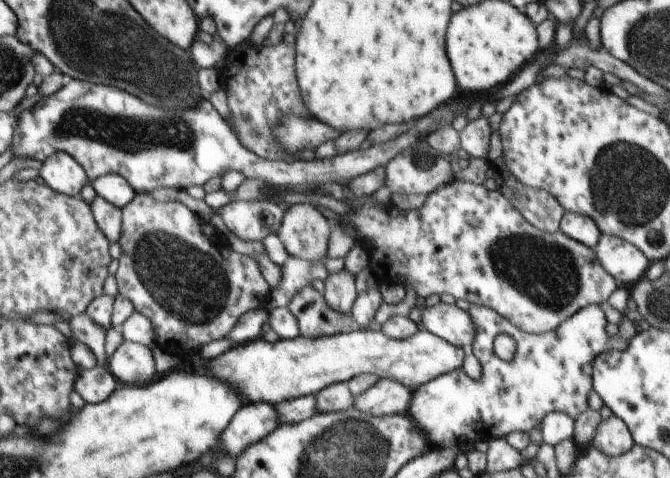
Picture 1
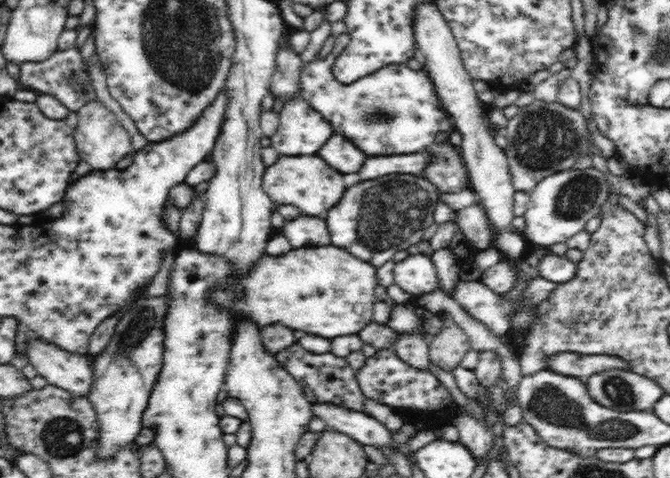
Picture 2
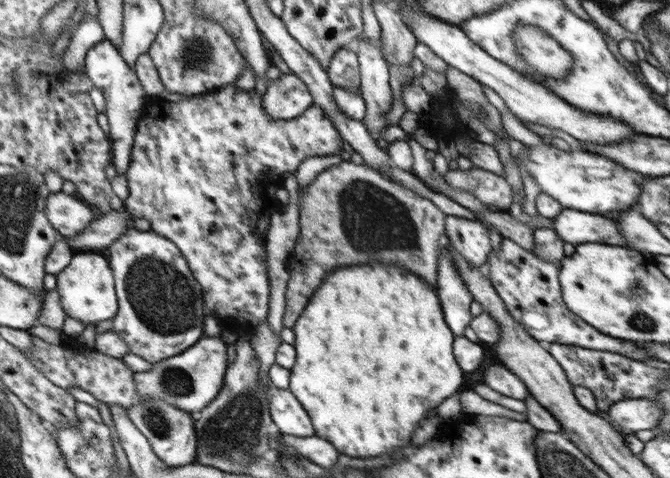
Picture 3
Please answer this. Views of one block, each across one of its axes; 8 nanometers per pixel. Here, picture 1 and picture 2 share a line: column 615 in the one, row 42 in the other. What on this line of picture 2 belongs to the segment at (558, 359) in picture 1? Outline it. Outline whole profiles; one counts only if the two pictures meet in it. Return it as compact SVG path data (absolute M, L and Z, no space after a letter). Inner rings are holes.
M348 33L338 35L327 57L316 57L303 68L299 83L301 97L320 112L338 134L352 140L352 144L369 157L423 152L436 142L440 132L454 130L452 119L441 105L424 68L414 71L406 63L392 63L351 84L339 82L334 77L333 64L350 39Z

